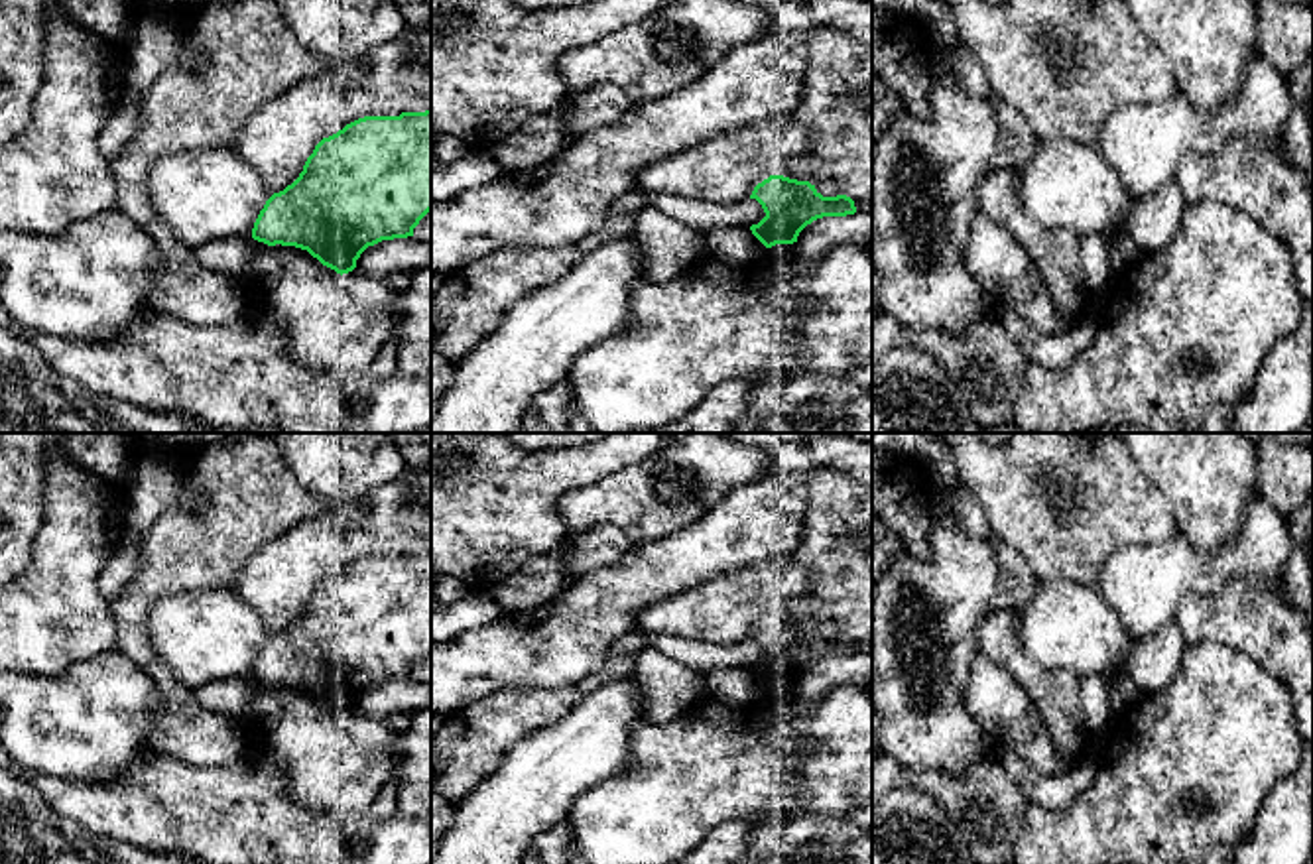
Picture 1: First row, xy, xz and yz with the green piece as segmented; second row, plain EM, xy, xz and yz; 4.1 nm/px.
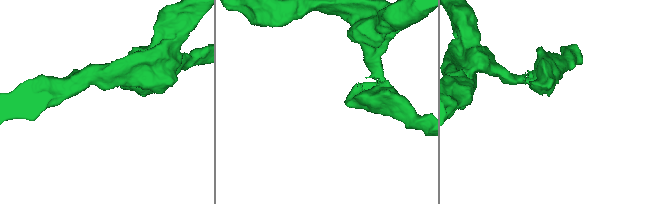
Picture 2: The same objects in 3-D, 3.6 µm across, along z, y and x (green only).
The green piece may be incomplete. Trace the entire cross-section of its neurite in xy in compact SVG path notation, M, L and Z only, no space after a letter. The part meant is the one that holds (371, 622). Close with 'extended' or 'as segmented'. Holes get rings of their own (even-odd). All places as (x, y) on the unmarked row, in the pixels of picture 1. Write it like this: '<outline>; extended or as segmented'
M431 551L364 557L315 586L299 618L266 642L252 679L268 687L307 691L343 716L356 709L368 687L413 677L413 669L429 651Z; as segmented

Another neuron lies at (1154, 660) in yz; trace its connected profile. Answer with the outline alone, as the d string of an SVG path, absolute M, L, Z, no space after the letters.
M1169 622L1154 636L1136 642L1122 671L1146 693L1165 689L1181 665L1181 655L1187 648L1183 630Z

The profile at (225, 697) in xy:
M252 675L230 681L215 681L201 685L195 691L195 697L207 710L238 720L252 697L252 683Z

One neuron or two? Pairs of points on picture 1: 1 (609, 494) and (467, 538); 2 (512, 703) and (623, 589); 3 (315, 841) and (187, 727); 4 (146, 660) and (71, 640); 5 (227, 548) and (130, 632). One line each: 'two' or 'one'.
1: two
2: two
3: two
4: two
5: one

